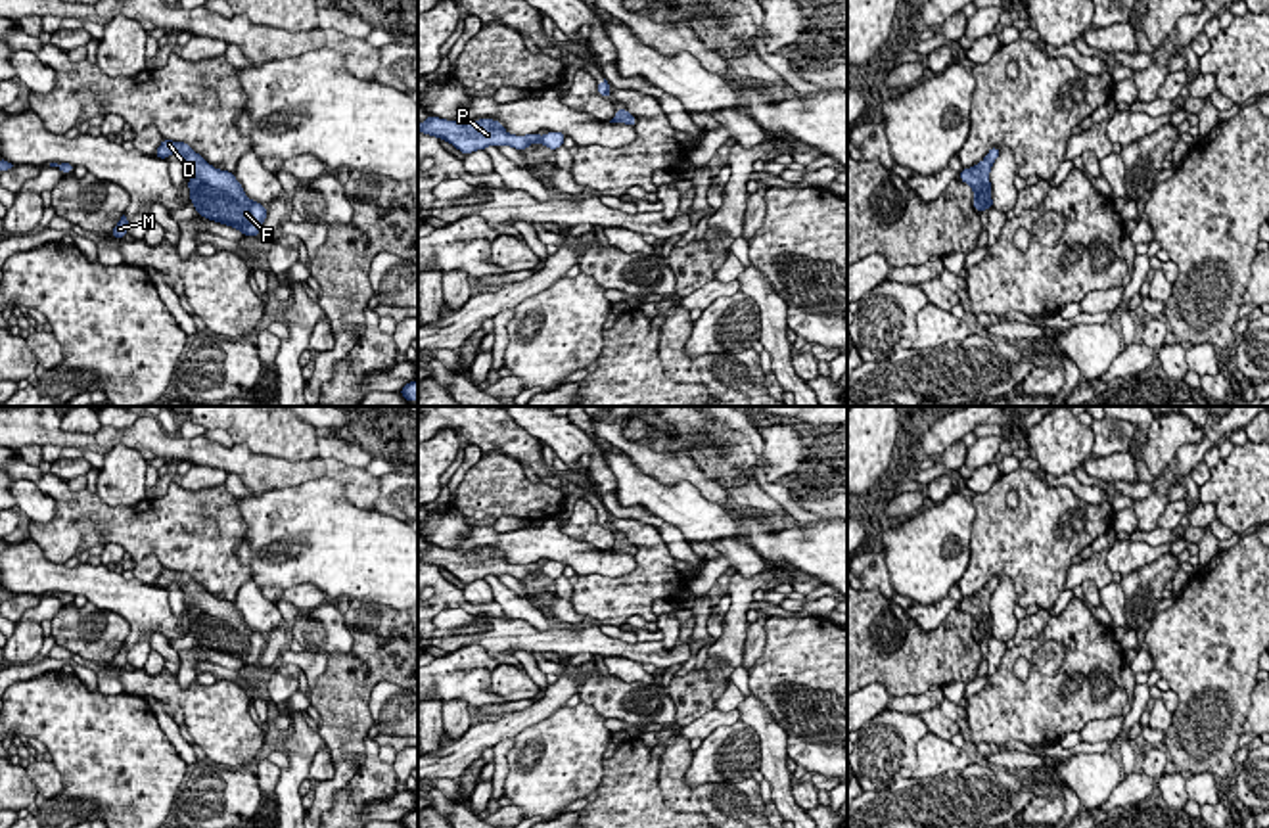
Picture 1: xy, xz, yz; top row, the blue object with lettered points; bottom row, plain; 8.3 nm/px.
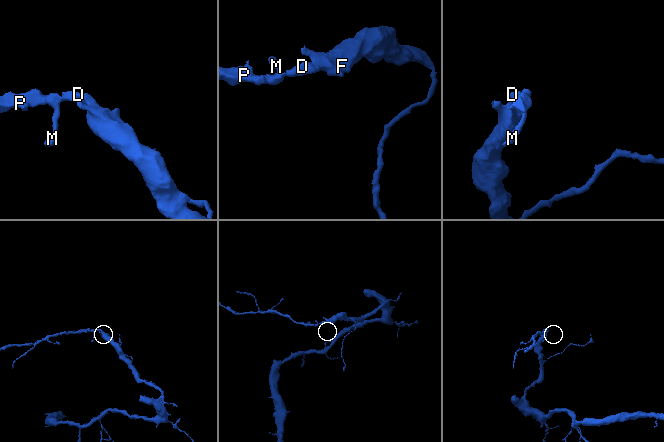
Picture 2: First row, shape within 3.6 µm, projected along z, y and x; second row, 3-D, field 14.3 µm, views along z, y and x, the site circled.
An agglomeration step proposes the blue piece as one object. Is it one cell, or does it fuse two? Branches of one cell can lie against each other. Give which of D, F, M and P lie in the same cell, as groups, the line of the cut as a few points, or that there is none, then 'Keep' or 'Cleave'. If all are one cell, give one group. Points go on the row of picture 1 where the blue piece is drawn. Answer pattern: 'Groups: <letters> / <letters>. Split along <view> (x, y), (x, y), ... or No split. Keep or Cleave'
Groups: D F M P. No split. Keep

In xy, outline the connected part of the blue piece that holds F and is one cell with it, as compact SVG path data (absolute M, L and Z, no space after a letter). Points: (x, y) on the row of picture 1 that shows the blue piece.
M163 140L155 157L167 159L171 153L176 153L194 171L188 188L190 199L201 217L238 228L243 236L261 234L268 211L243 194L232 172L211 167L184 142Z

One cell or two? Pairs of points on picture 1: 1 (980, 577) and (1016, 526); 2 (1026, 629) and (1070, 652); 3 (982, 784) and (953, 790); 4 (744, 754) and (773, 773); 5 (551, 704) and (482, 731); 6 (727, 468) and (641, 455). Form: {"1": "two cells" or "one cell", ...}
{"1": "one cell", "2": "two cells", "3": "one cell", "4": "two cells", "5": "one cell", "6": "two cells"}

